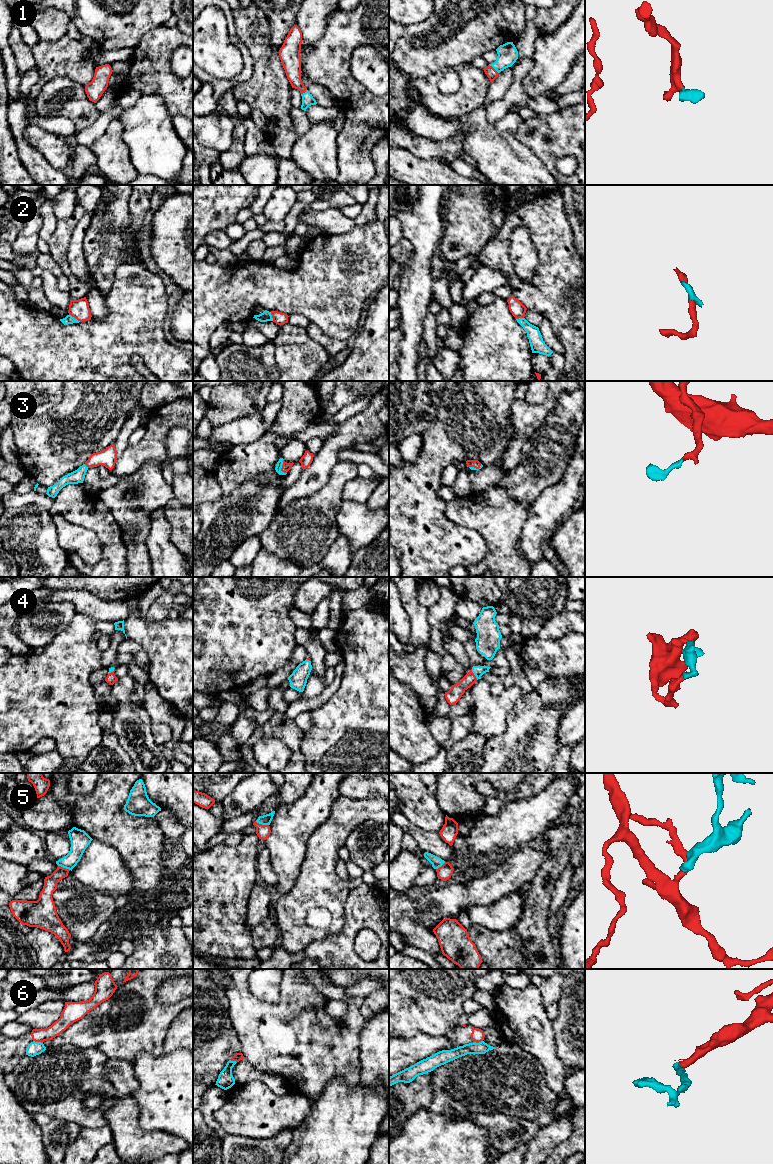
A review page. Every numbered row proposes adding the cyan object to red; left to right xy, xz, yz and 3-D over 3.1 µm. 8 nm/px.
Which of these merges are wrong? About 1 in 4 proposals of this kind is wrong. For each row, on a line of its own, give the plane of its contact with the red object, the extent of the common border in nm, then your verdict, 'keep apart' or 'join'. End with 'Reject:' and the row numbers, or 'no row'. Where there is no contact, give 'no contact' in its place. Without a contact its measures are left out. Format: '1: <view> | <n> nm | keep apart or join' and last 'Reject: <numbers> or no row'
1: yz | 110 nm | join
2: xy | 110 nm | keep apart
3: xz | 120 nm | join
4: yz | 100 nm | join
5: xz | 120 nm | keep apart
6: xy | 80 nm | keep apart
Reject: 2, 5, 6

